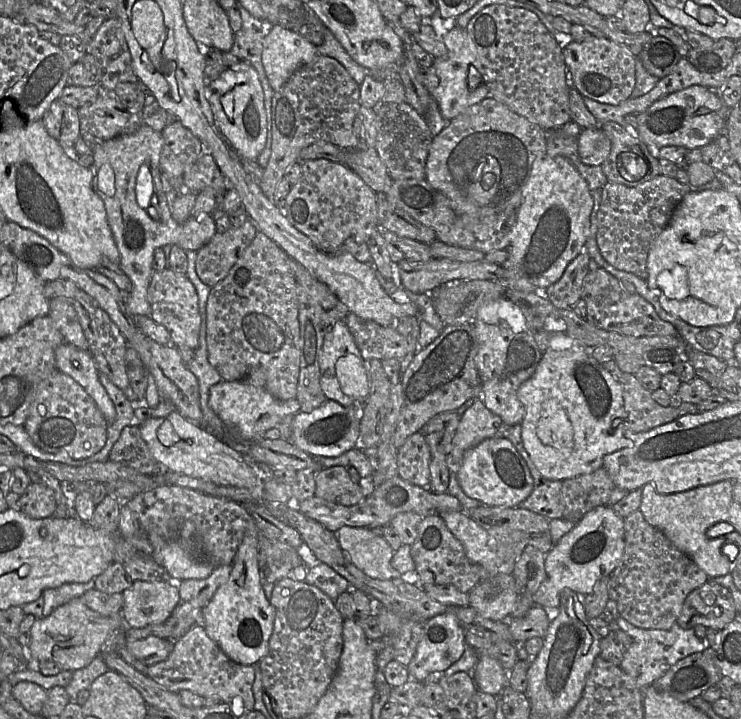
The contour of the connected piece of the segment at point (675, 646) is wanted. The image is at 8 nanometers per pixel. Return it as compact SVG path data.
M619 615L615 620L621 630L632 637L633 643L623 653L621 669L631 676L639 688L645 689L661 678L671 666L679 660L703 651L707 645L706 637L701 639L696 636L694 629L684 629L676 622L669 629L643 629L636 627Z

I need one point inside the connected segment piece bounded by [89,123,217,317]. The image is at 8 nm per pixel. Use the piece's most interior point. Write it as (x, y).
(137, 232)

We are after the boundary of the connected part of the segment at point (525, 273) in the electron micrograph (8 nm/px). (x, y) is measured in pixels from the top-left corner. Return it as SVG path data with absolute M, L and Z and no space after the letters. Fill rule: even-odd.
M546 155L543 158L535 161L532 166L530 177L523 191L522 203L517 210L516 222L513 225L512 230L510 232L509 247L505 249L508 251L508 259L501 265L501 278L494 281L501 281L509 288L518 291L534 292L536 294L541 294L541 296L546 296L546 288L560 279L567 265L584 248L585 242L589 234L590 215L592 208L593 198L591 195L591 190L588 187L587 181L581 176L581 174L577 171L575 166L567 158L563 156L549 157Z

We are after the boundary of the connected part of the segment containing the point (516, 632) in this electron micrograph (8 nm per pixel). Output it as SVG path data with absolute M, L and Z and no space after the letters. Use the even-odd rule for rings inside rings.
M536 605L523 616L507 621L515 643L524 643L535 637L544 639L550 623L544 609Z

